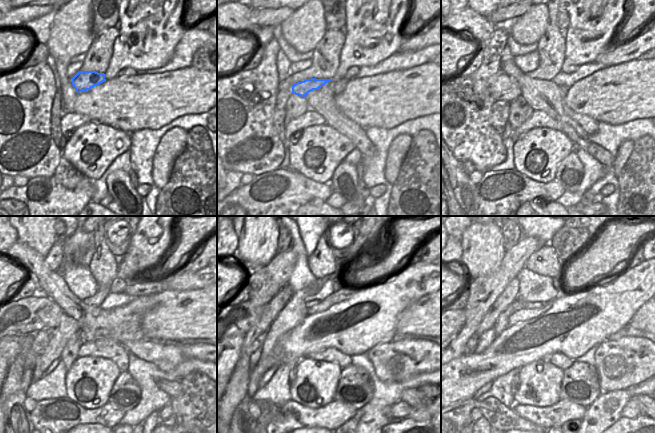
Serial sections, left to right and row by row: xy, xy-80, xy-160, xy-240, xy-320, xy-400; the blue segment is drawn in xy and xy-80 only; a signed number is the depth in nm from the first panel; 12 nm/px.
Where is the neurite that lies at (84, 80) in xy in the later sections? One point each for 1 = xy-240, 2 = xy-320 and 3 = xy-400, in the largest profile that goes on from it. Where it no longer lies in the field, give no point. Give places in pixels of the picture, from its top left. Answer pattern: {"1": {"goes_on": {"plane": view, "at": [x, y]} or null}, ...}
{"1": {"goes_on": {"plane": "xy-240", "at": [29, 315]}}, "2": {"goes_on": {"plane": "xy-320", "at": [237, 319]}}, "3": {"goes_on": {"plane": "xy-400", "at": [461, 312]}}}

